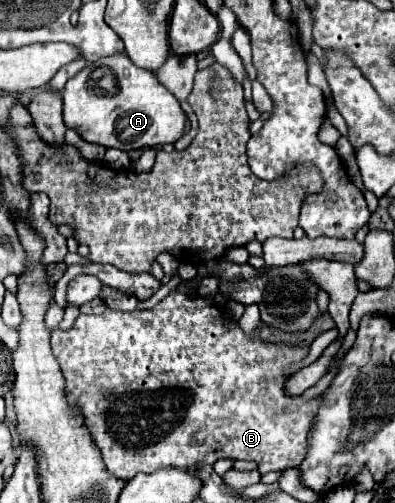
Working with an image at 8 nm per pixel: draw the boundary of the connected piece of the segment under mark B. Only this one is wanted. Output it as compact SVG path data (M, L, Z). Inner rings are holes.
M171 292L151 310L133 310L133 312L105 310L99 316L81 314L69 330L61 330L61 328L51 330L51 348L65 376L65 398L83 416L85 426L93 434L93 442L101 450L101 456L103 456L103 462L109 474L127 482L129 478L133 478L139 472L155 472L165 466L177 466L177 468L195 472L203 464L215 464L219 458L255 460L259 464L259 472L265 474L271 470L295 468L301 464L301 460L305 460L305 452L309 448L309 436L313 430L313 420L317 416L317 410L325 394L317 394L309 400L305 398L305 394L299 394L299 396L287 394L285 384L291 378L291 374L285 374L285 372L291 370L295 364L301 364L307 358L309 346L287 346L287 344L263 342L259 336L261 328L263 328L263 322L259 322L259 328L253 334L245 334L237 322L231 322L229 316L219 306L213 304L211 298L201 298L201 296L189 298L185 294Z

